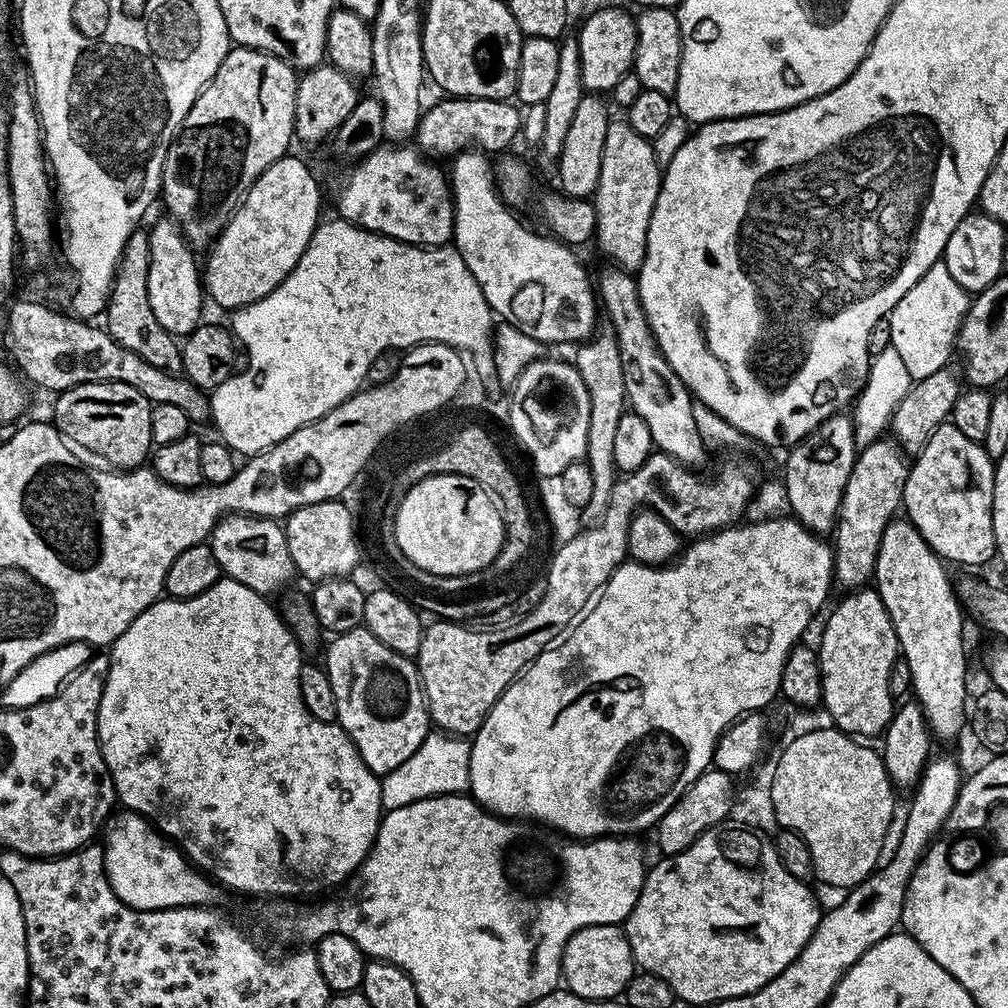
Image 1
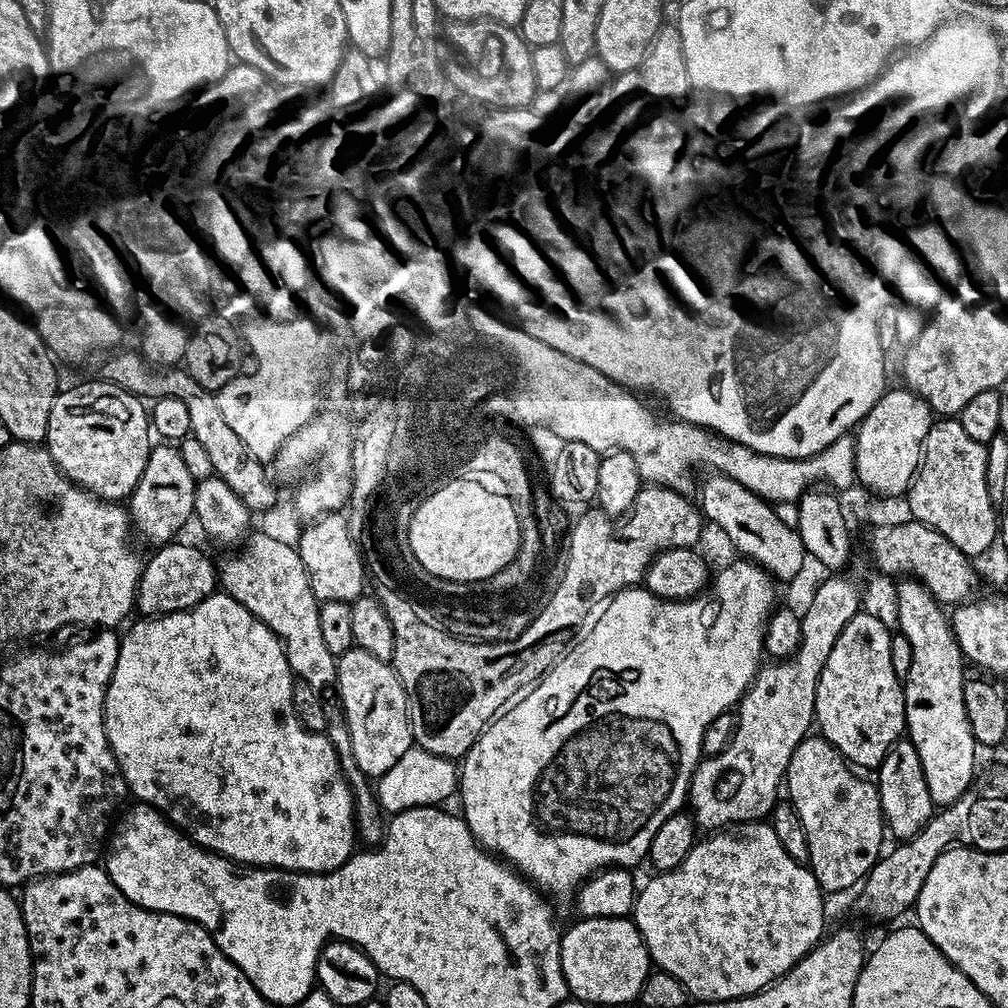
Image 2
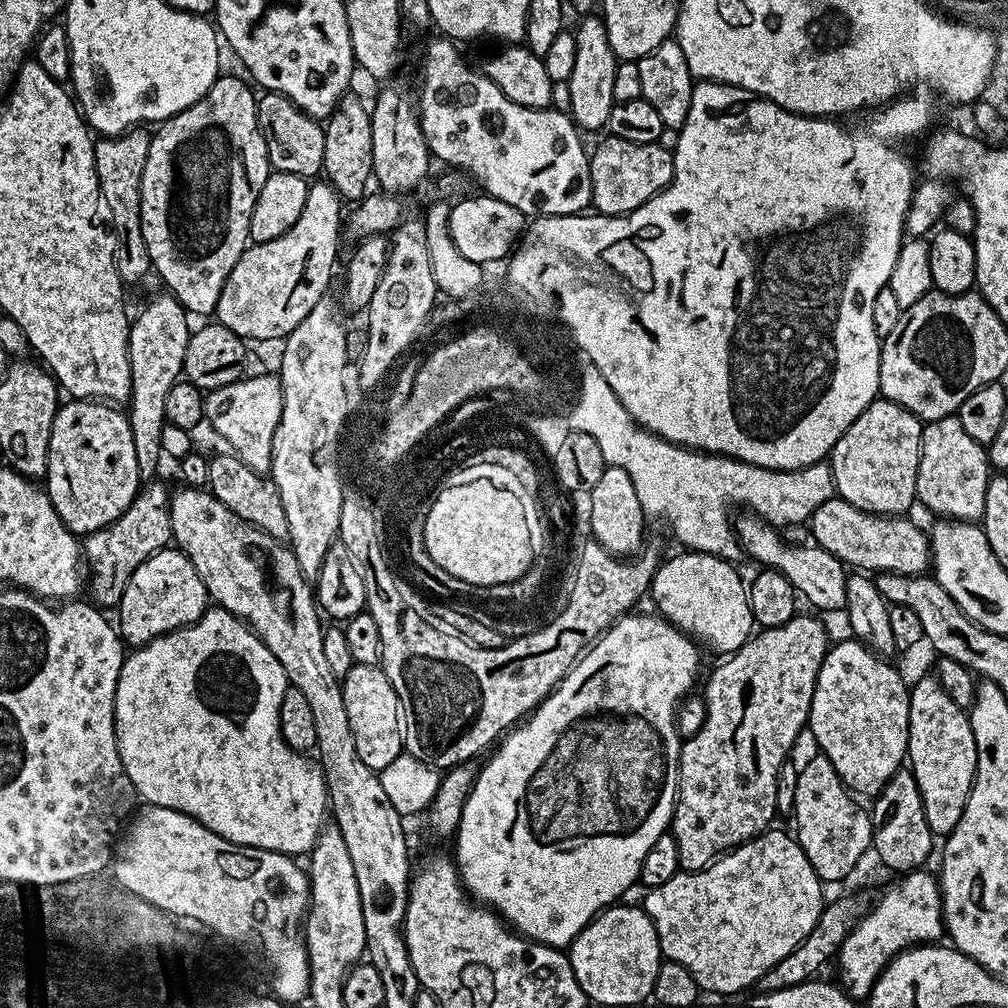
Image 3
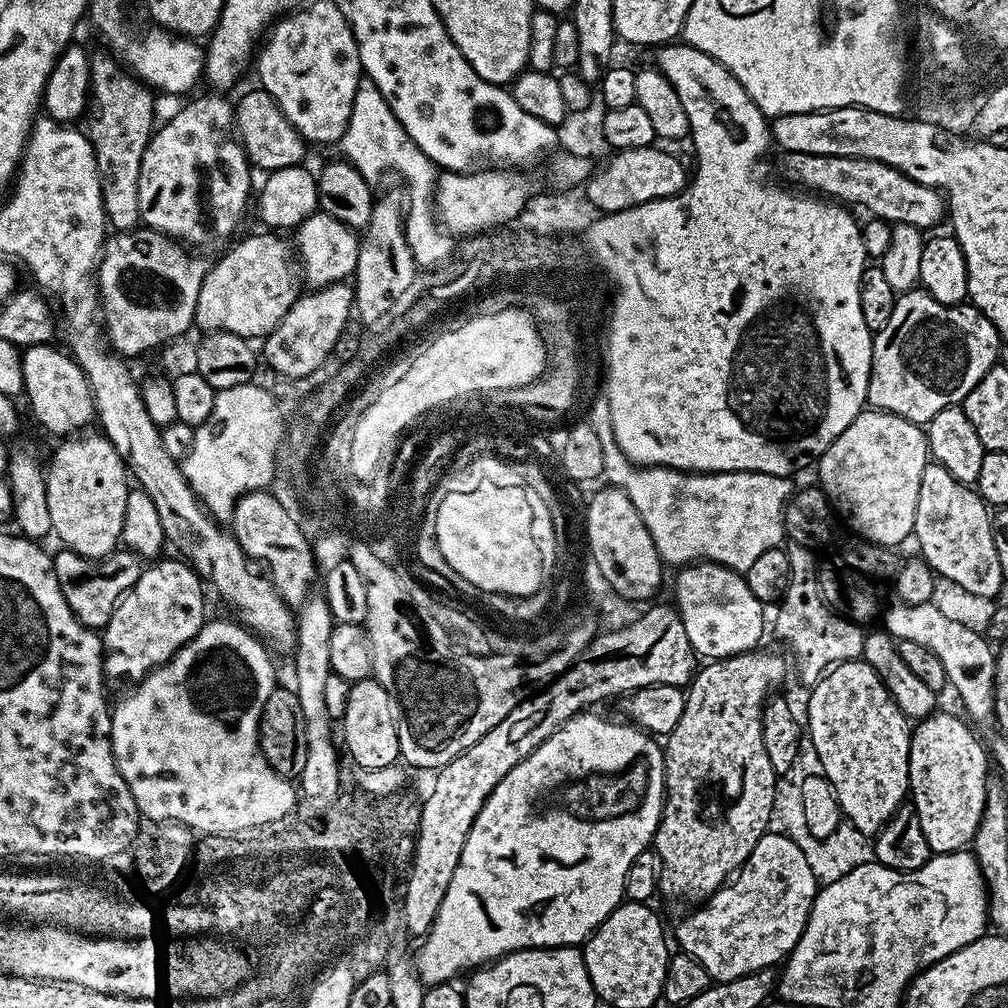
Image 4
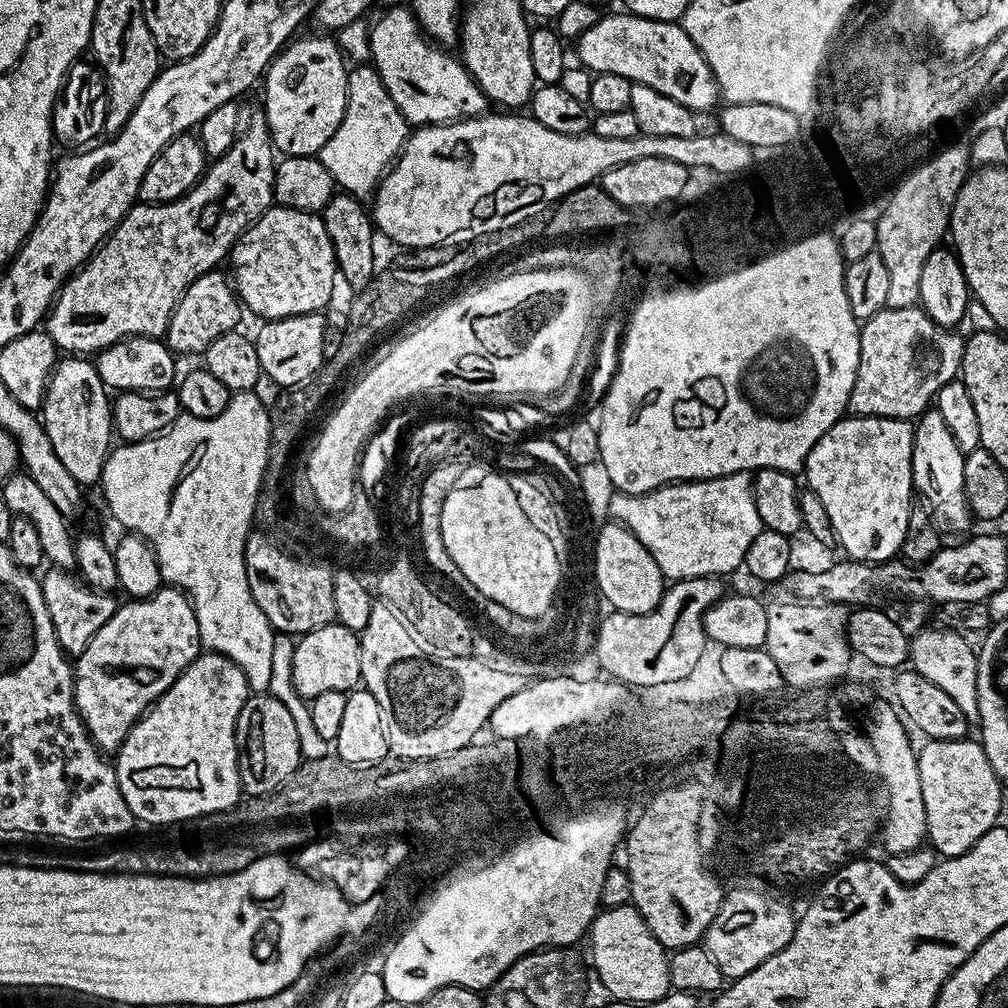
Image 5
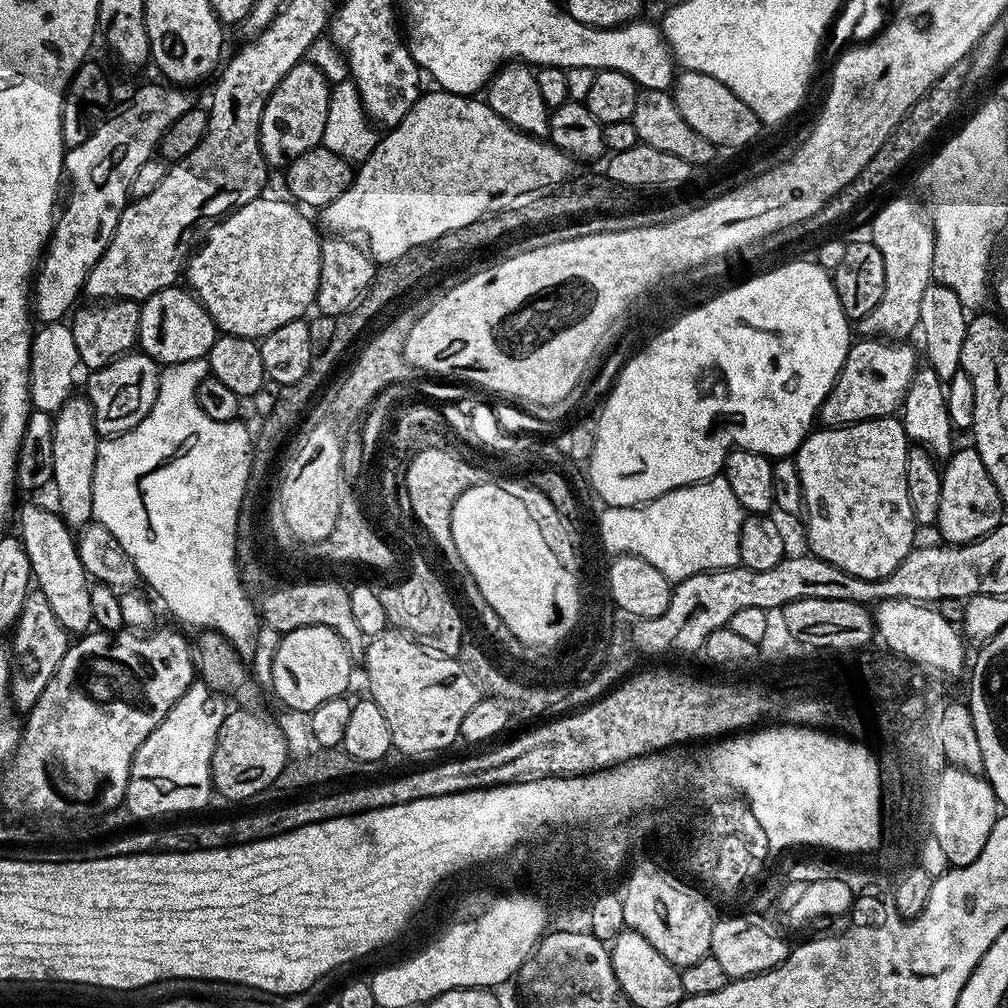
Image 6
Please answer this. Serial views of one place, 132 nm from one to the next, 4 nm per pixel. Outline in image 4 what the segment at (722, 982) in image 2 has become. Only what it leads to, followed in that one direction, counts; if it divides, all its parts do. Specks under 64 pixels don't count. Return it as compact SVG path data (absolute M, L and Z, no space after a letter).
M765 832L748 861L735 873L734 879L703 901L697 912L690 913L677 926L679 951L702 962L702 966L706 966L706 974L710 974L716 982L737 980L751 972L779 965L794 950L798 938L802 938L817 891L818 883L803 850L782 834Z

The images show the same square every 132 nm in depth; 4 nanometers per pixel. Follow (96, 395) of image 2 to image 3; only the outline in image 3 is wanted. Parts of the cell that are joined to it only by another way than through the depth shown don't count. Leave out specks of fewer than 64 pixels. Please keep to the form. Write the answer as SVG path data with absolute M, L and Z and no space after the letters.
M68 400L57 409L51 426L50 454L44 489L55 512L75 536L87 536L110 525L122 516L142 486L136 462L136 448L129 417L113 405L98 400Z

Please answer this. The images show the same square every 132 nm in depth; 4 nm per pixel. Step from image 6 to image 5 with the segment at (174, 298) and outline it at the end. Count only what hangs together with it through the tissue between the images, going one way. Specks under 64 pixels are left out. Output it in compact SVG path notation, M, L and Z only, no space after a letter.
M213 270L202 274L184 291L178 306L174 306L168 323L166 343L177 357L199 357L222 334L233 331L240 320L242 305L230 283L229 277Z

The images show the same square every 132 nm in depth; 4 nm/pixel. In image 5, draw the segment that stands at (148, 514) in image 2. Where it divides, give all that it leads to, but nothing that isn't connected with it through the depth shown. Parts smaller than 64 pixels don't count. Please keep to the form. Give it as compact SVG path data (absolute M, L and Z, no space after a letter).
M52 566L47 570L44 576L41 575L40 581L43 601L46 602L51 622L54 624L55 636L66 656L78 657L89 644L90 638L115 614L118 600L115 600L113 593L97 591L80 583L74 576L73 579L69 576L71 573L65 569Z

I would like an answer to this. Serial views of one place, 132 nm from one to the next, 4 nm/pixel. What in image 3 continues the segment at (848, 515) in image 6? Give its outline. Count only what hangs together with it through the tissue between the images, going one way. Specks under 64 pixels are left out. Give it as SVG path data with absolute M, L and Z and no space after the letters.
M883 398L872 401L838 438L830 453L836 495L850 506L877 516L898 516L917 503L920 435L924 424L913 412Z

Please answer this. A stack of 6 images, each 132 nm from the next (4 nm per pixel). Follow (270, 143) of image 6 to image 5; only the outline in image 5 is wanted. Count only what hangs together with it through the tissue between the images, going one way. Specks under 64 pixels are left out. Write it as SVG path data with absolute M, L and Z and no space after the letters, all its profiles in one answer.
M301 35L281 48L262 80L262 107L268 120L268 135L275 151L284 156L319 154L322 146L334 137L346 114L349 65L331 35L318 35Z

